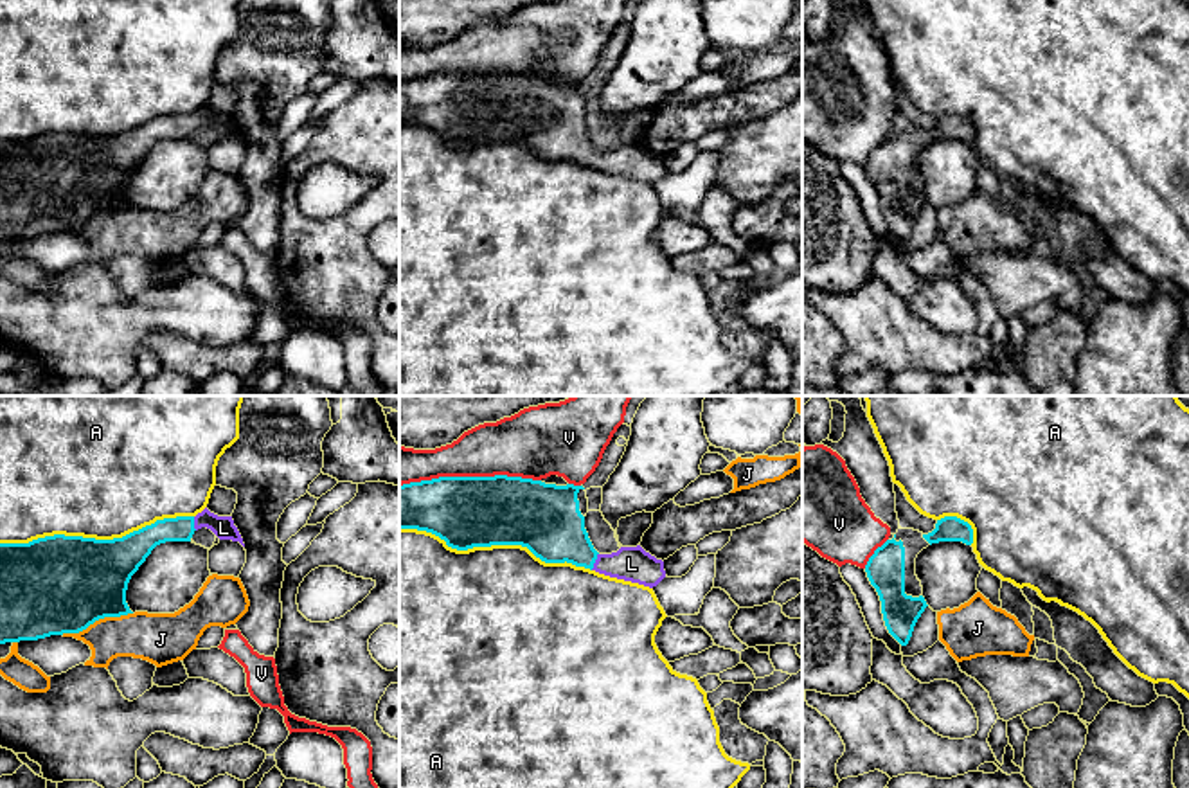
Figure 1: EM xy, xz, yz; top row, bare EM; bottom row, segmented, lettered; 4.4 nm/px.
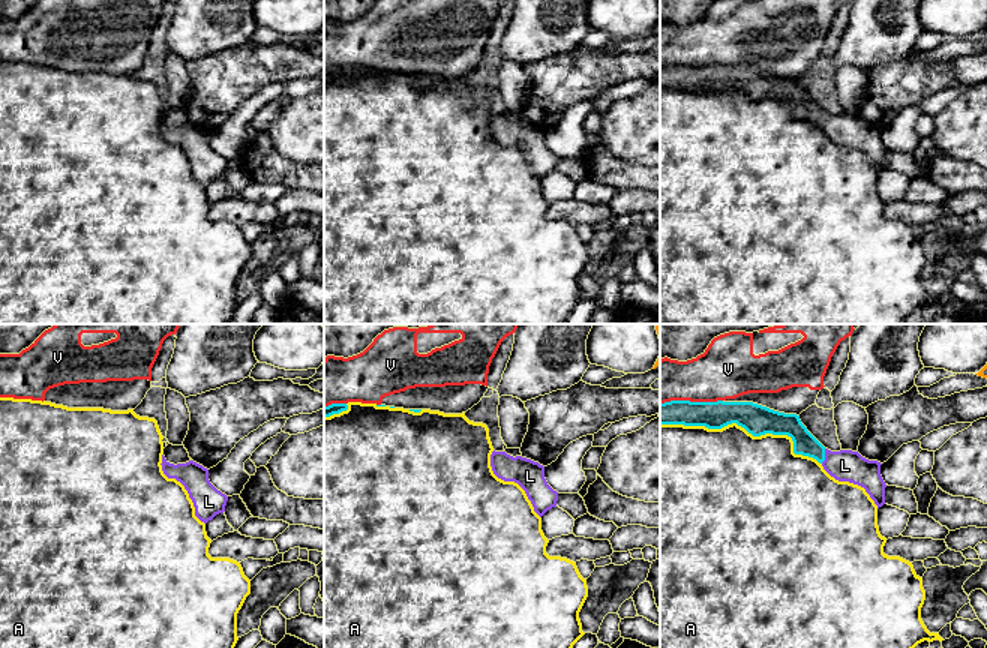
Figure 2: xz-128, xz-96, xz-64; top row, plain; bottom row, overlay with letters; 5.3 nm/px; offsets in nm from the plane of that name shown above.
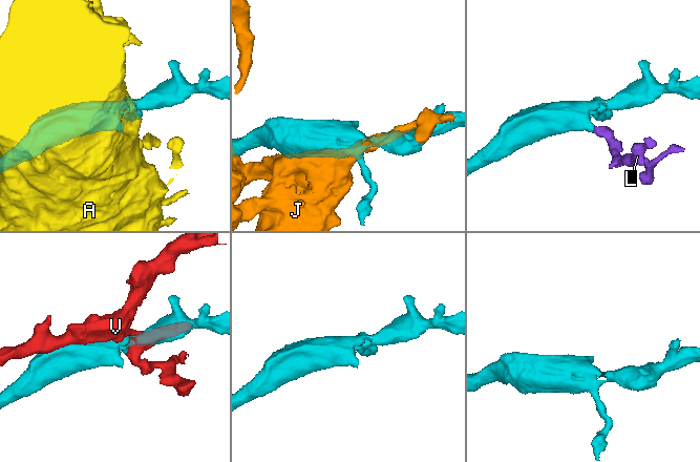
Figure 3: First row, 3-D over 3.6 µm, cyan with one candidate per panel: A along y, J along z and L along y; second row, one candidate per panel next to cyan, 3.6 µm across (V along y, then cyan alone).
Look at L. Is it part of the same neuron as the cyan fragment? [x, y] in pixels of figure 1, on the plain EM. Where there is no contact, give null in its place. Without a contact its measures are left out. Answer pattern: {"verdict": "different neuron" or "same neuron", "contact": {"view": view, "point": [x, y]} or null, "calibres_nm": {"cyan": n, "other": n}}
{"verdict": "same neuron", "contact": {"view": "xz", "point": [594, 159]}, "calibres_nm": {"cyan": 300, "other": 160}}

